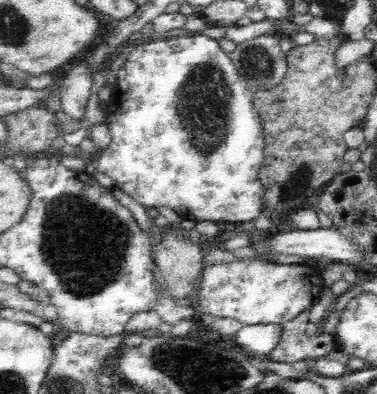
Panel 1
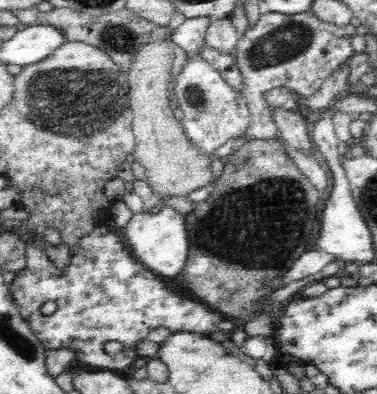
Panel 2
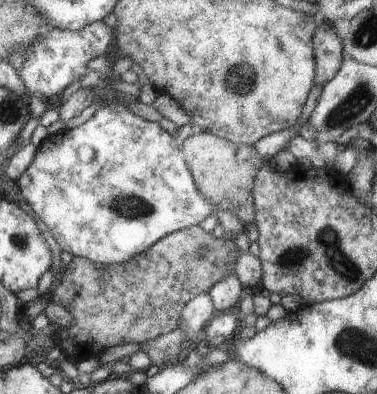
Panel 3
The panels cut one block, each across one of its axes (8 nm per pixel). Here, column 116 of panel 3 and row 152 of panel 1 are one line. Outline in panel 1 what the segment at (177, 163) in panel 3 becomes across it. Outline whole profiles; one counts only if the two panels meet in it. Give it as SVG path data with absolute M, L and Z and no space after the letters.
M158 36L150 38L148 42L138 44L124 60L118 80L114 84L112 100L110 100L110 110L106 112L106 126L112 134L112 140L106 150L100 150L98 160L90 170L104 172L106 176L112 178L114 188L124 190L130 194L136 202L140 202L144 208L158 208L158 206L168 206L176 210L184 220L196 220L196 222L226 222L226 224L250 224L254 218L260 216L270 216L270 206L266 200L264 184L260 182L260 168L266 158L266 138L264 138L264 124L260 114L256 112L254 106L254 96L256 92L250 90L246 78L236 70L236 64L230 60L230 54L226 54L220 48L218 40L212 40L210 36Z

